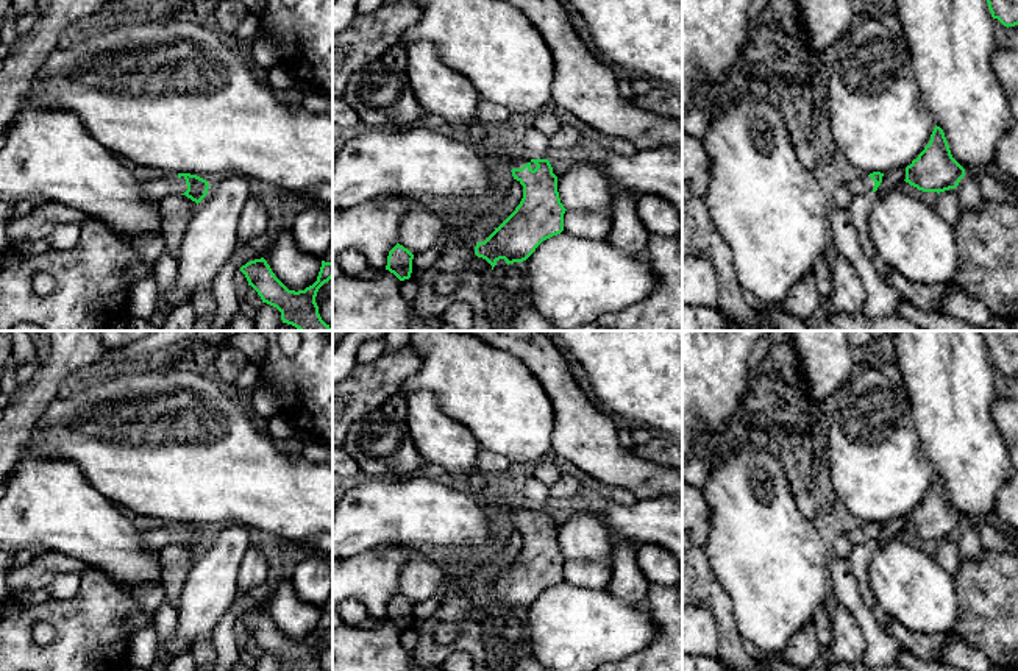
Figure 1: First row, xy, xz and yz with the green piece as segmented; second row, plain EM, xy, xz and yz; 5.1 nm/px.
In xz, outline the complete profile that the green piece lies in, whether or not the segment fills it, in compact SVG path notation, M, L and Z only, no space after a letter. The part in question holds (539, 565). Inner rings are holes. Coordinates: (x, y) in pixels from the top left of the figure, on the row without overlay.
M497 502L492 509L509 512L514 529L523 535L523 548L515 560L484 590L475 596L475 604L486 609L492 620L500 609L506 613L526 610L536 598L546 588L564 580L565 557L557 541L557 526L548 509L529 509L526 506L512 506Z

